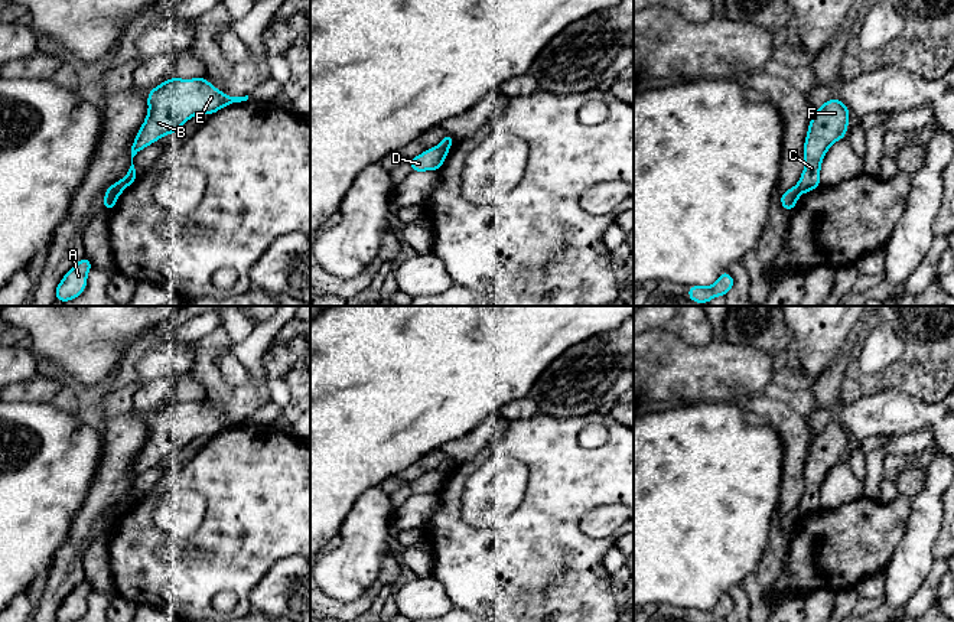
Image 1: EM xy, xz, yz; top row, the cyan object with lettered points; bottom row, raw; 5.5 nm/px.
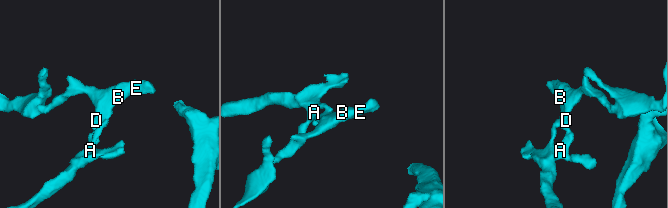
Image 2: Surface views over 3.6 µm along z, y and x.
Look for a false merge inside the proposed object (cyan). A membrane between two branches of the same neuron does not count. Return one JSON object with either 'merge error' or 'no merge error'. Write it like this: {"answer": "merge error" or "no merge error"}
{"answer": "merge error"}

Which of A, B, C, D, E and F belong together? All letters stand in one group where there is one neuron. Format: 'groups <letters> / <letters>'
groups A / B C D E F

